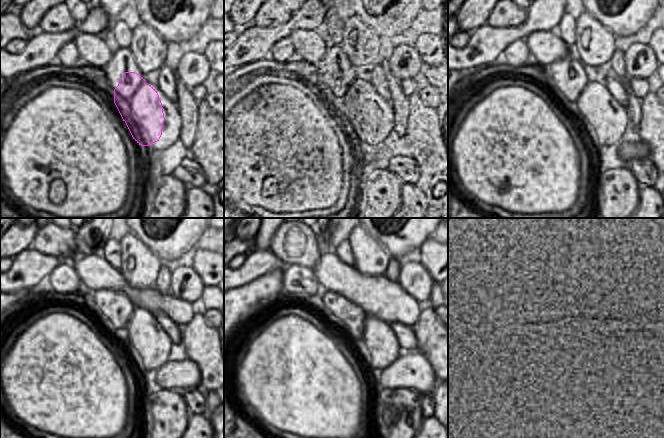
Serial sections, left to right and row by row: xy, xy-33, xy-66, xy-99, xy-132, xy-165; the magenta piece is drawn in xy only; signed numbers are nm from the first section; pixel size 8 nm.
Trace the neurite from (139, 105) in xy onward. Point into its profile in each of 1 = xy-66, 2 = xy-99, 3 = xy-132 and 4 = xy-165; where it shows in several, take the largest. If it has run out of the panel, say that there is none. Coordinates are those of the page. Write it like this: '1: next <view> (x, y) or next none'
1: next xy-66 (603, 116)
2: next xy-99 (154, 346)
3: next xy-132 (382, 347)
4: next xy-165 (606, 346)

